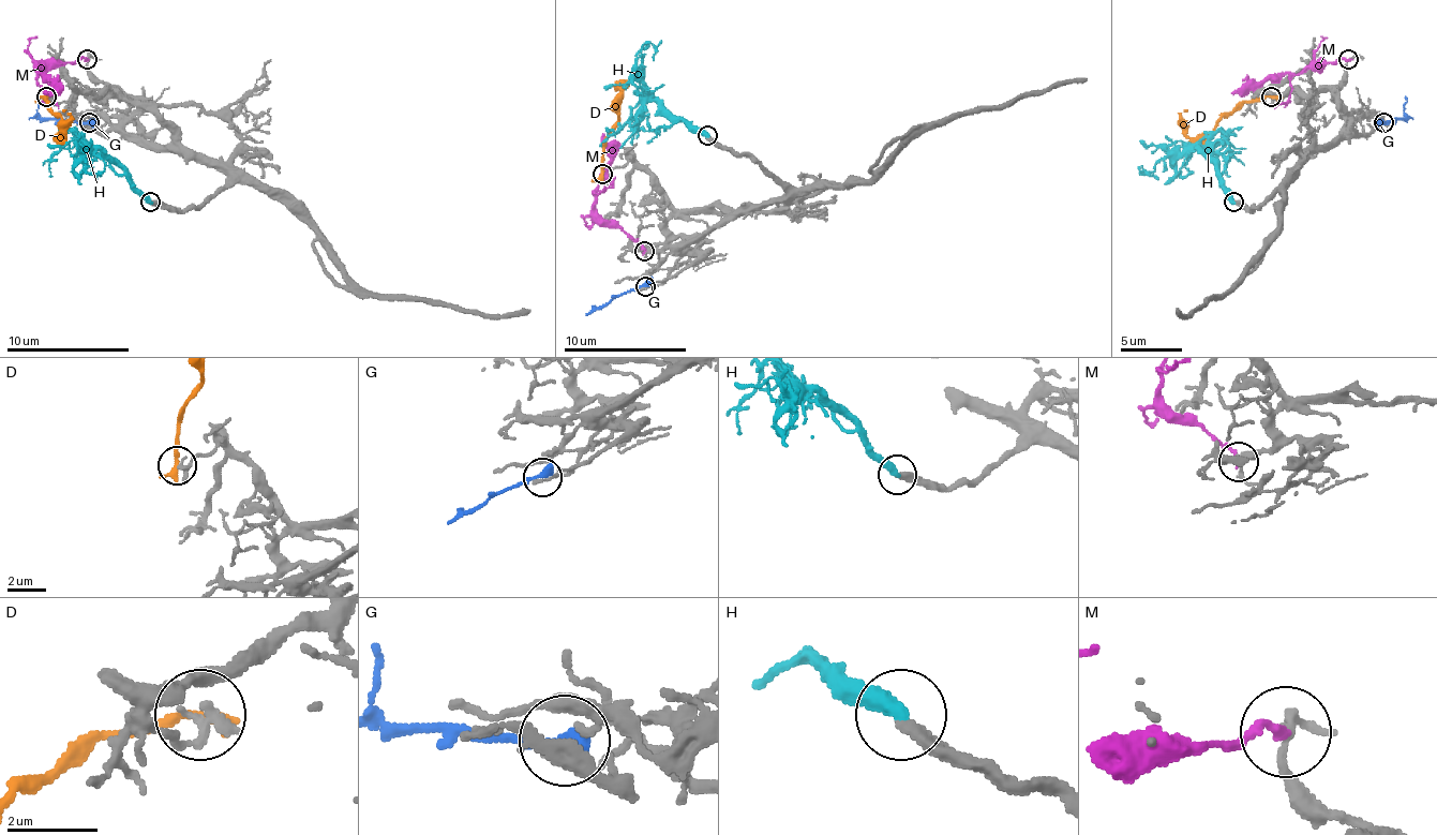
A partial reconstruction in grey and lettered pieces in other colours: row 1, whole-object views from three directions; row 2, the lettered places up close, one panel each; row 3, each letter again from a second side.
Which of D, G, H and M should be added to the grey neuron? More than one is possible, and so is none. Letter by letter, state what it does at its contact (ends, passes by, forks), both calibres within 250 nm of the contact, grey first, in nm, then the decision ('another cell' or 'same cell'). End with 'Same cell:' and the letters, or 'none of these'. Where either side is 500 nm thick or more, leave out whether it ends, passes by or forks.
D: it ends there; 280 nm thick on the grey side, 300 nm on the other; another cell
G: it ends there; 160 nm thick on the grey side, 440 nm on the other; another cell
H: it ends there; 320 nm thick on the grey side, 380 nm on the other; same cell
M: it ends there; 150 nm thick on the grey side, 180 nm on the other; another cell
Same cell: H

